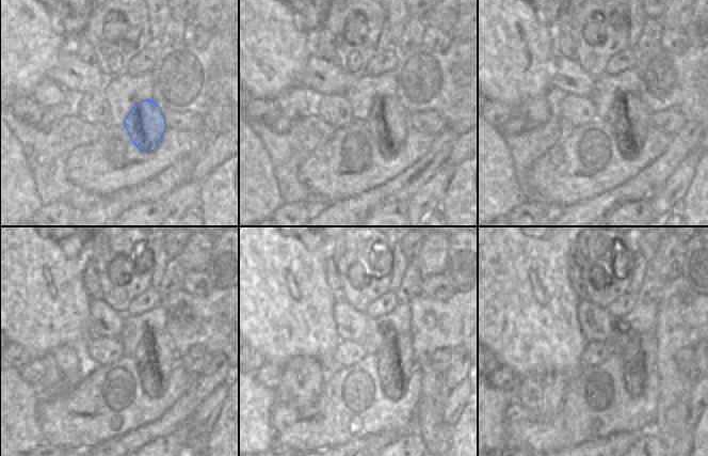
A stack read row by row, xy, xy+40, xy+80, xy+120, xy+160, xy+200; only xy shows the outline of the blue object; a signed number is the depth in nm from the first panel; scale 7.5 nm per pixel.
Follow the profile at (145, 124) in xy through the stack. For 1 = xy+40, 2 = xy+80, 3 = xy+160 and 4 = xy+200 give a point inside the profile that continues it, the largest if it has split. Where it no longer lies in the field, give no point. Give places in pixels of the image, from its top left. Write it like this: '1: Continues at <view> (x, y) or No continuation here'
1: Continues at xy+40 (393, 116)
2: Continues at xy+80 (636, 122)
3: Continues at xy+160 (403, 361)
4: Continues at xy+200 (643, 349)

